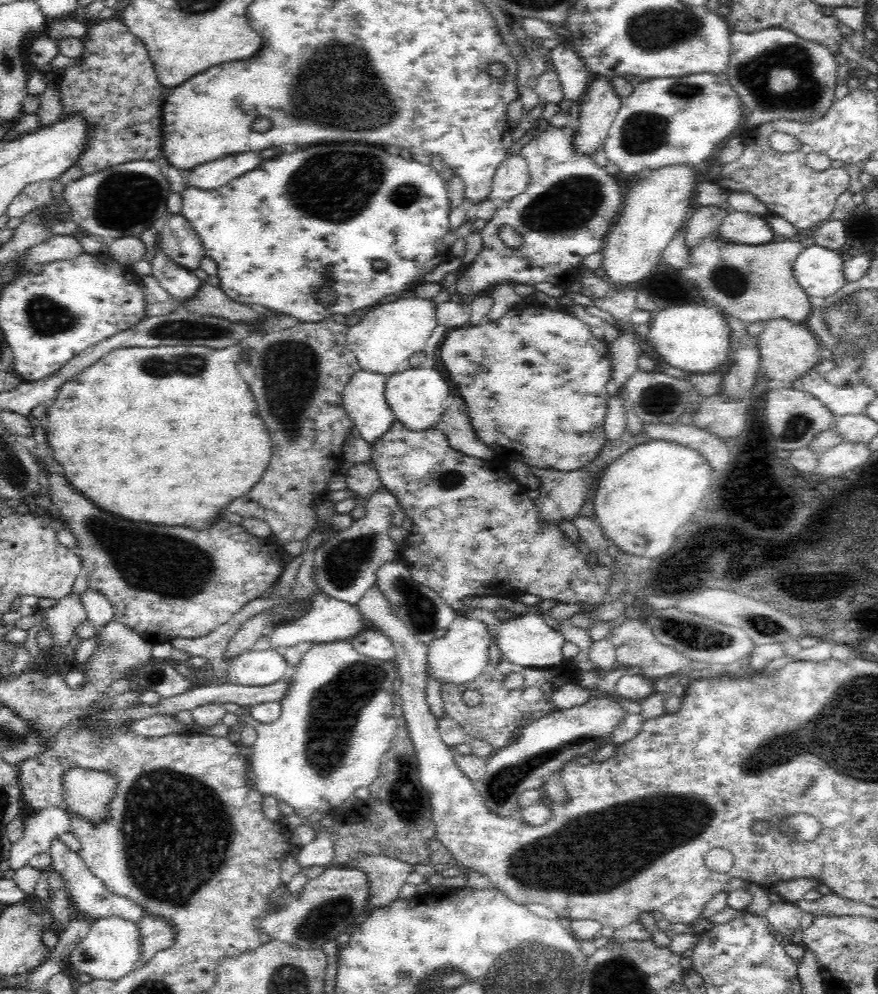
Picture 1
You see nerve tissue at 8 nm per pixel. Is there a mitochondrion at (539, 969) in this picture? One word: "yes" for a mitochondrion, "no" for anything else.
yes

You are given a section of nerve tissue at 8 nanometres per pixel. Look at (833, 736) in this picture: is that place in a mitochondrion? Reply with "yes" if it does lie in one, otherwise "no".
yes

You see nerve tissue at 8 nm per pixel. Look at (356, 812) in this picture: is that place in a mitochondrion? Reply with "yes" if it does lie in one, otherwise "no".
no

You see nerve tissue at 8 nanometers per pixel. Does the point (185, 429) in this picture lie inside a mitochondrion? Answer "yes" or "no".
no

